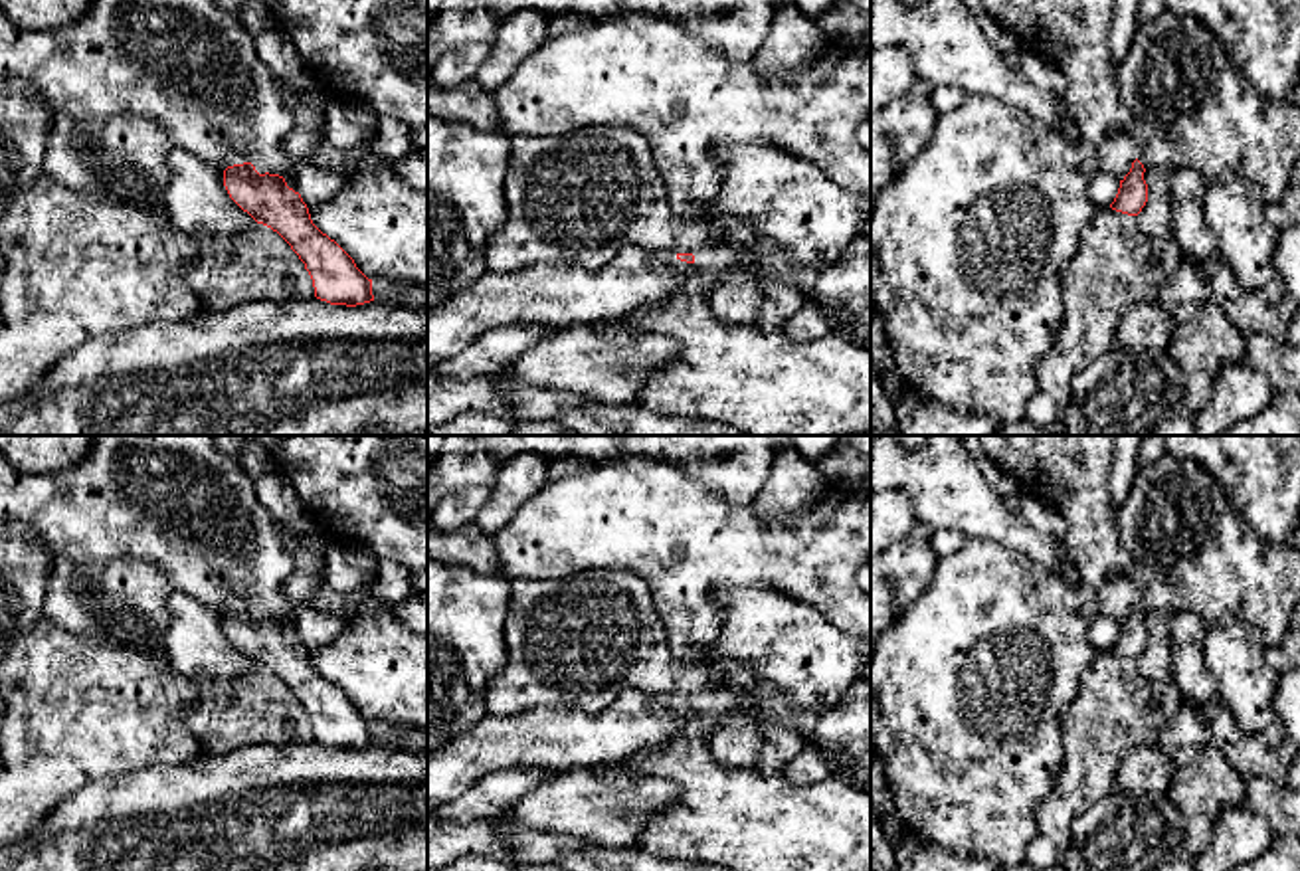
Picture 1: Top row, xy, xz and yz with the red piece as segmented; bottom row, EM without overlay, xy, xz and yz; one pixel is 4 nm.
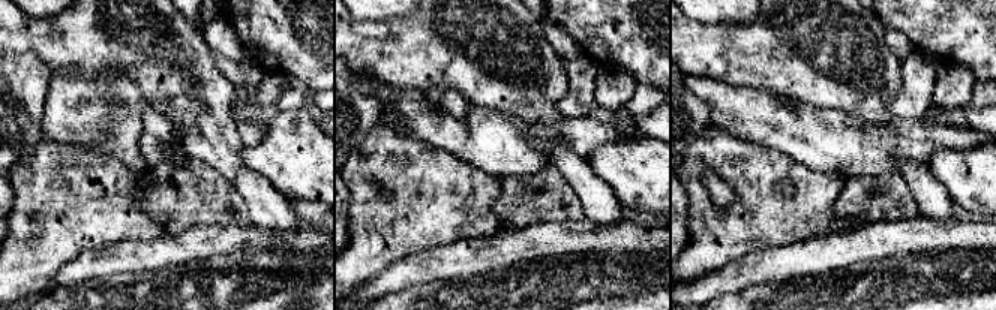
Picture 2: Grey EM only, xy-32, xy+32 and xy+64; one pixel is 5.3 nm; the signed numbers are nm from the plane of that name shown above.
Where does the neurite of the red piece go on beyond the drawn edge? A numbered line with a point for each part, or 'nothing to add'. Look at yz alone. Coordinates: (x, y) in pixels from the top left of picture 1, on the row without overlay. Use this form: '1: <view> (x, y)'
1: yz (1192, 553)

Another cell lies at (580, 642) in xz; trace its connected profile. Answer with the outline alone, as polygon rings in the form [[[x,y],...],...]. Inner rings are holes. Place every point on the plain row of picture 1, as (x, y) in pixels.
[[[588,568],[568,578],[514,578],[505,620],[507,663],[491,679],[489,715],[526,707],[602,713],[627,691],[695,697],[720,687],[724,659],[687,663],[667,643],[647,580]]]

